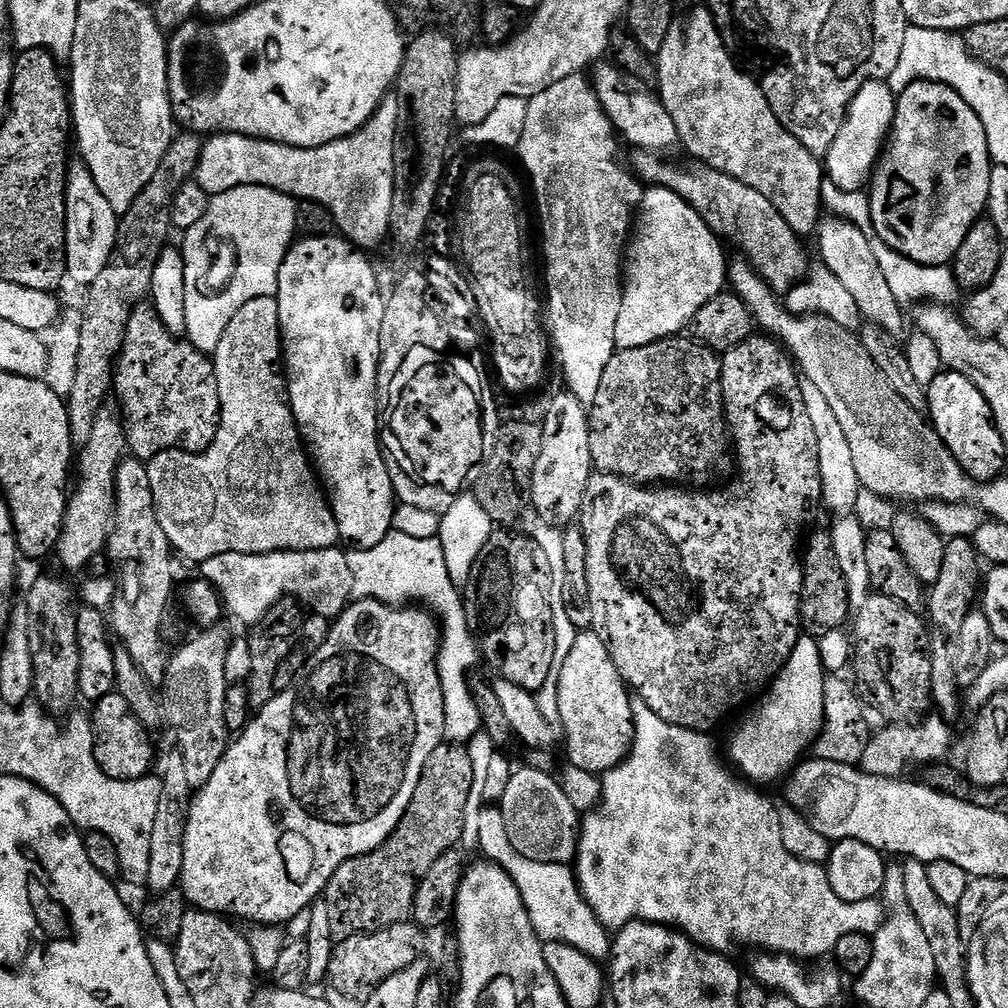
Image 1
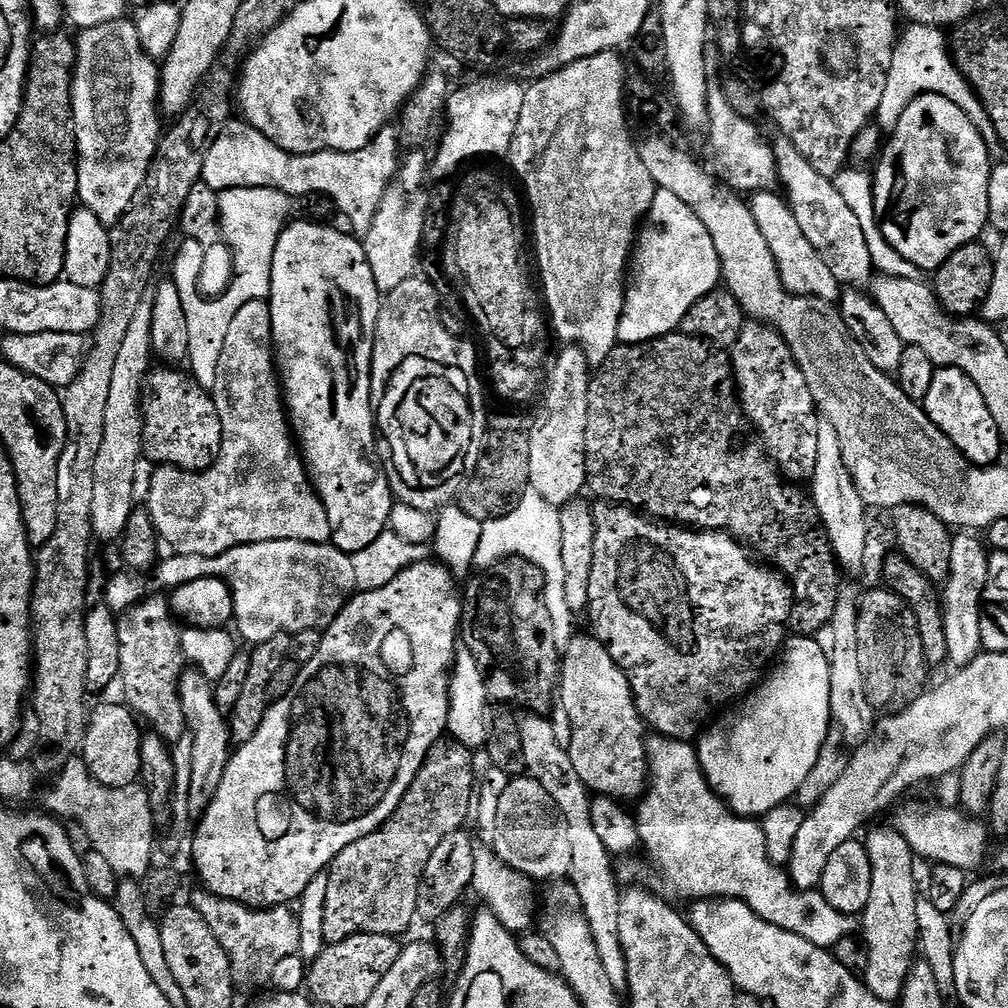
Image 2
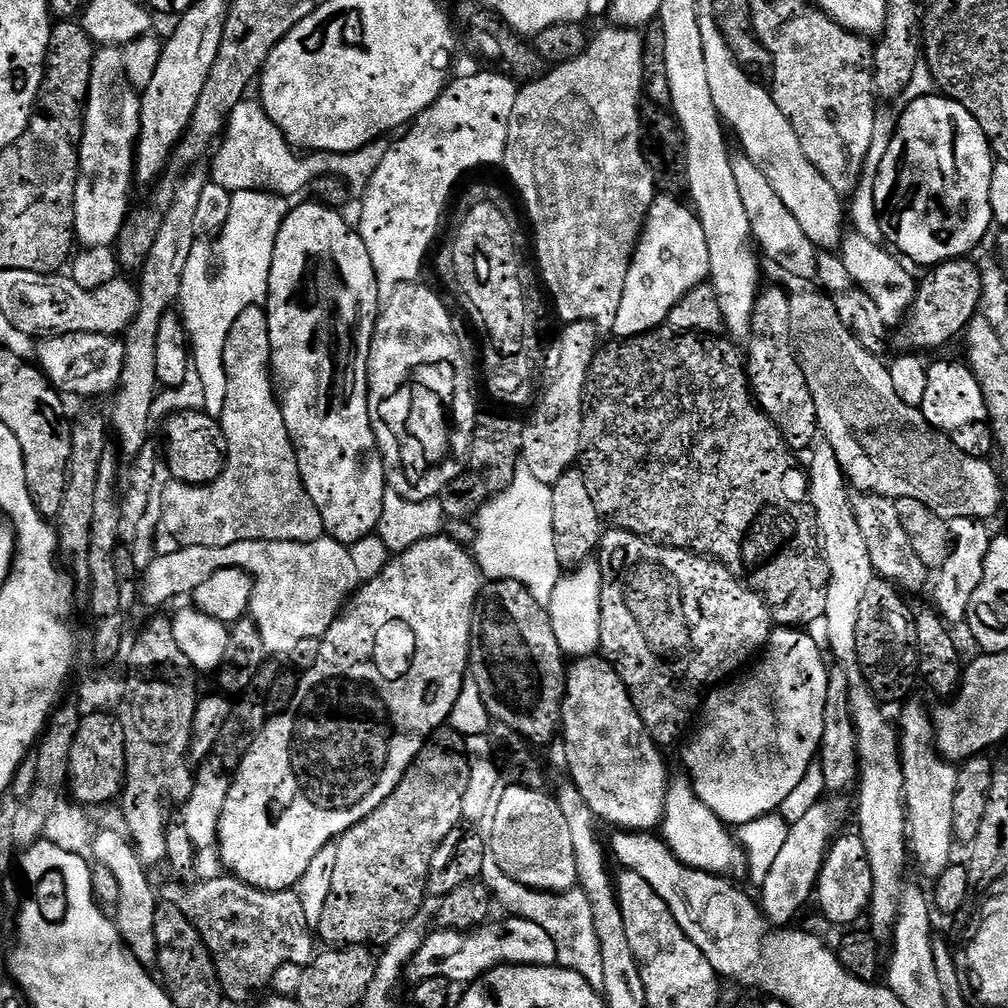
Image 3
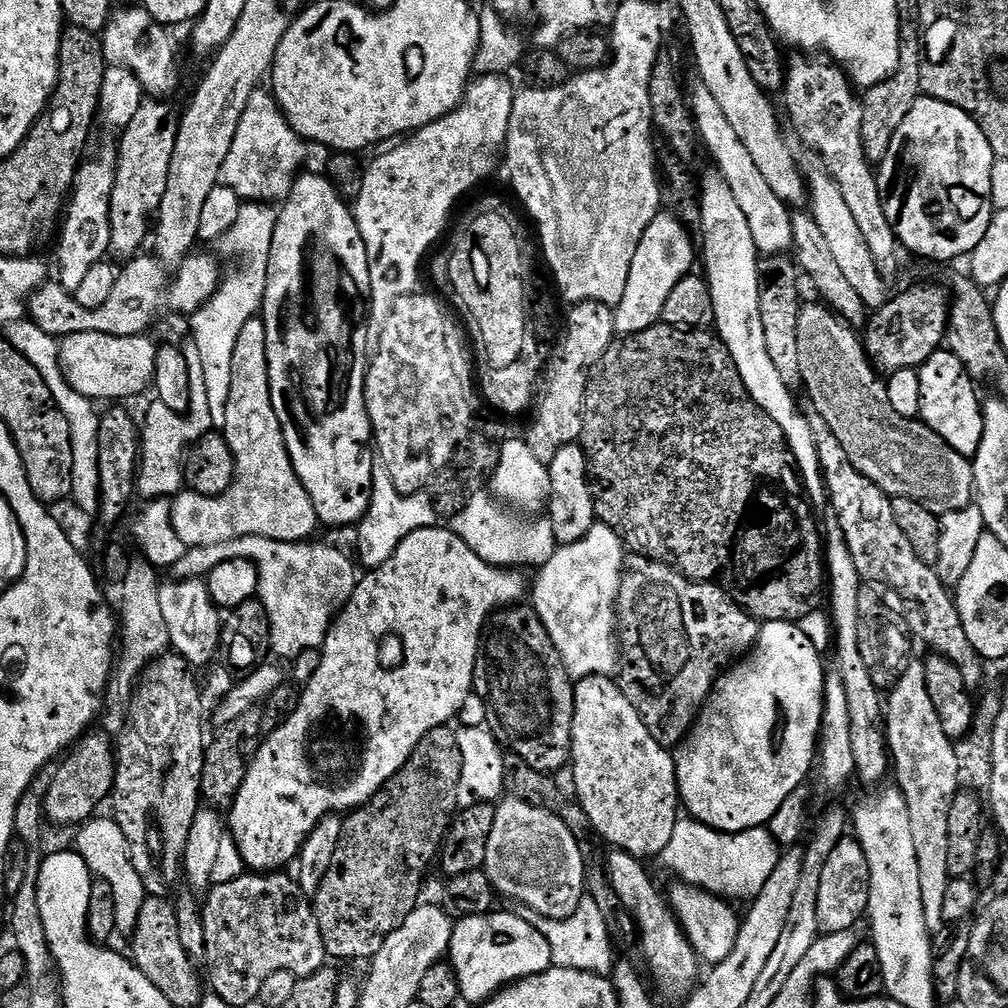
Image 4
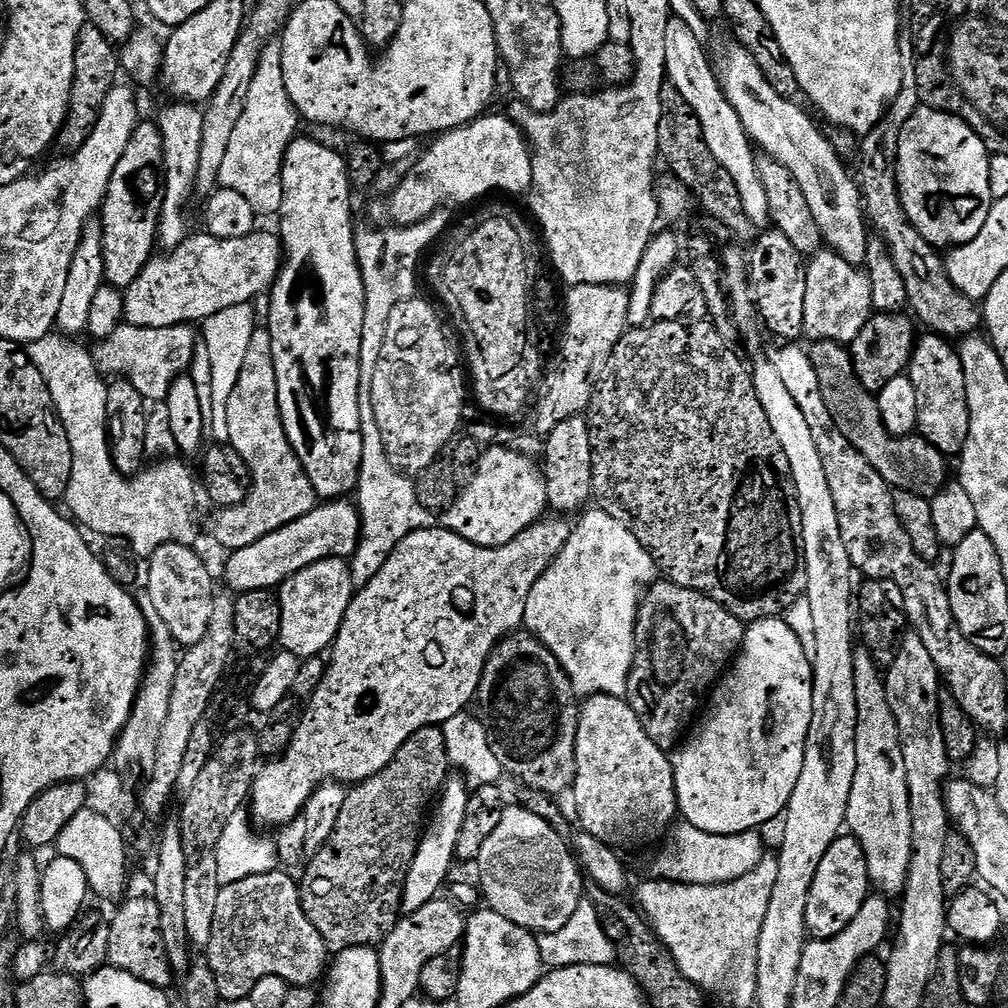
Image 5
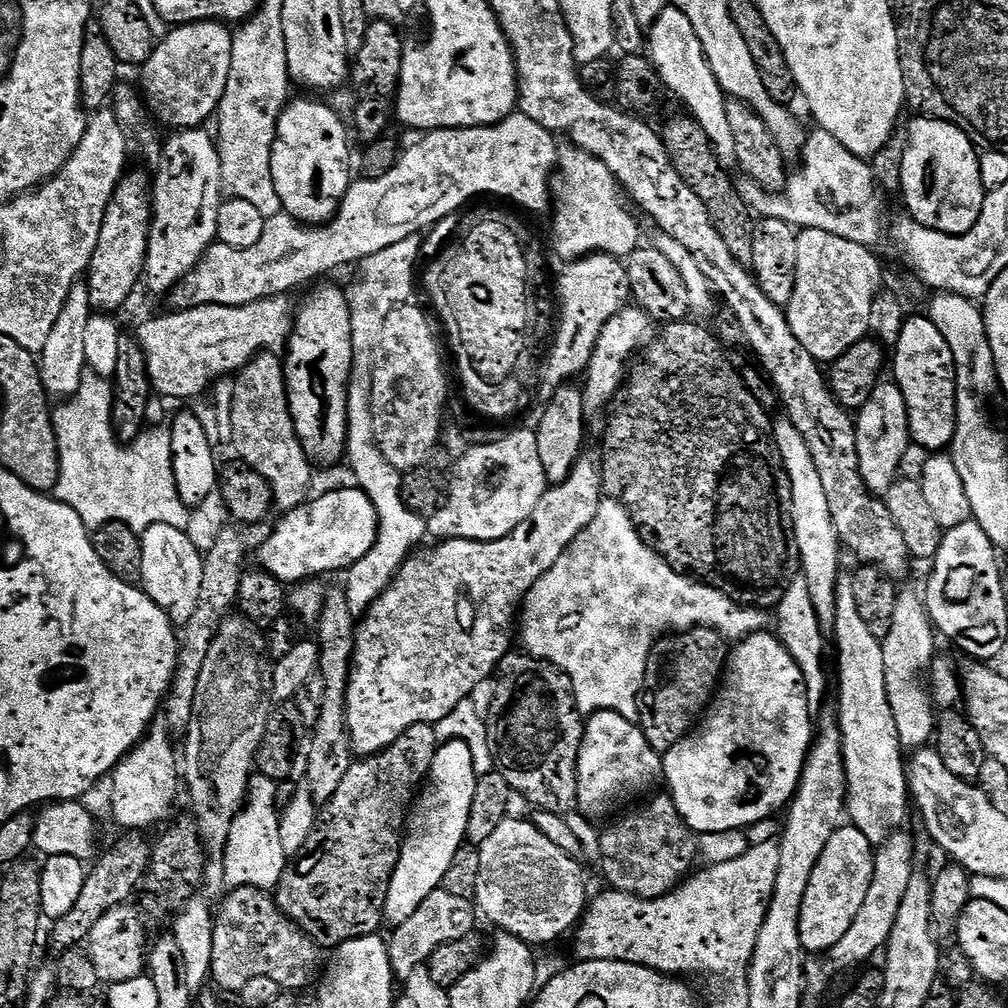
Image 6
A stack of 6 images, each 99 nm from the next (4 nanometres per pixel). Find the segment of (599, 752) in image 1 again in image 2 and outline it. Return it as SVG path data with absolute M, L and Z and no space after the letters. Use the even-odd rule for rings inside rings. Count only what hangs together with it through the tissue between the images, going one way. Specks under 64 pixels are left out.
M573 635L568 648L562 652L558 704L566 710L572 731L566 738L568 757L570 762L574 762L574 770L578 770L578 778L582 778L589 793L611 796L621 802L628 802L631 796L639 797L645 791L649 777L646 725L636 709L636 700L632 696L632 687L626 674L616 665L614 658L610 658L604 643L595 636Z

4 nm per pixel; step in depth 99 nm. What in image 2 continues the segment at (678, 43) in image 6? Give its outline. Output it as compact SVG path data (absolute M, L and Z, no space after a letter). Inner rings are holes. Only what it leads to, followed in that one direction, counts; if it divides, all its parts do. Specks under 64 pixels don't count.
M765 190L751 197L750 207L754 214L754 222L758 222L758 230L762 230L766 242L770 242L770 254L774 254L774 262L780 271L780 280L784 288L799 296L839 301L842 291L840 280L834 278L834 274L830 274L830 266L822 262L818 250L814 250L809 239L802 234L788 200L779 191Z

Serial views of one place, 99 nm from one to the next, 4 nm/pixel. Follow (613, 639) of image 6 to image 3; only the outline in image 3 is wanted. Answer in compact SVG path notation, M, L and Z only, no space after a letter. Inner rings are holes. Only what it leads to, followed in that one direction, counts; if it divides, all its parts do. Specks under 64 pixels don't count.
M585 562L569 574L561 575L553 600L546 607L558 638L560 651L568 658L593 655L600 648L600 603L602 602L602 574L599 563Z

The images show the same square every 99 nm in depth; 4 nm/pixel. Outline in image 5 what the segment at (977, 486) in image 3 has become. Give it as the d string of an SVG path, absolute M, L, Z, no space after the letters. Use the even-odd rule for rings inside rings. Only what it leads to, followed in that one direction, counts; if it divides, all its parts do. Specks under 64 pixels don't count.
M817 340L811 346L813 348L809 347L807 353L818 374L818 386L822 390L822 399L826 402L826 410L830 410L830 418L834 418L834 426L848 439L850 446L854 446L854 450L858 450L858 454L862 454L862 458L866 458L866 462L870 462L870 466L874 466L874 470L878 470L878 474L882 474L882 478L893 489L913 492L929 498L935 496L949 479L949 461L945 456L930 441L925 440L919 434L901 437L888 435L886 426L882 422L882 414L878 410L876 396L867 392L862 386L862 382L858 382L856 371L852 365L851 351L845 345L836 344L833 340Z

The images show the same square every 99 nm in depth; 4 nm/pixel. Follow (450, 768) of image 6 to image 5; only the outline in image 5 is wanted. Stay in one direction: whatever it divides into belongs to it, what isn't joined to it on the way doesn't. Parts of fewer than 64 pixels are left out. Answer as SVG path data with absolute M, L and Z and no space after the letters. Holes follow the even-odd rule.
M456 778L449 779L443 792L440 793L438 803L435 805L420 837L420 845L404 883L404 897L400 906L405 913L422 910L422 906L426 906L426 902L437 899L439 892L436 891L440 887L442 889L445 887L448 871L451 870L456 860L458 833L462 831L462 818L466 818L466 802L469 795L468 785L460 778L457 780Z

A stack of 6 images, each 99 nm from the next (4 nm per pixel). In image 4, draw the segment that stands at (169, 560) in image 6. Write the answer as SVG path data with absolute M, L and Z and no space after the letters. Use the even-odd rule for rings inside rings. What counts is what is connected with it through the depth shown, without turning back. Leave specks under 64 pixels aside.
M173 579L171 583L164 582L160 586L163 617L166 618L171 647L183 660L187 660L189 665L211 665L214 660L212 655L218 652L222 644L221 609L217 608L216 603L210 598L208 585L203 579Z

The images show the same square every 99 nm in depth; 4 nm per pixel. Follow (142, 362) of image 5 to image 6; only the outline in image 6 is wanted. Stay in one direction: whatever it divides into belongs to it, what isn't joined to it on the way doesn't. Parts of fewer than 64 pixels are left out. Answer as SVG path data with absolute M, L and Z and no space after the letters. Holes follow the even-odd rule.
M287 295L271 296L246 306L199 304L197 308L172 310L169 316L156 316L146 321L138 331L138 339L146 354L148 377L153 389L172 400L192 400L207 388L209 391L217 380L239 373L260 352L283 349L292 335L294 323L294 304L288 299Z

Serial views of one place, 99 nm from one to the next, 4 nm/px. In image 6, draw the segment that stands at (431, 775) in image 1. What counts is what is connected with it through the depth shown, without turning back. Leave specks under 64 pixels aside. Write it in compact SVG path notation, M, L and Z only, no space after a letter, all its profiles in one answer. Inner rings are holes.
M415 724L410 726L390 747L377 751L375 754L368 754L365 760L357 759L346 771L346 776L342 778L338 790L334 791L334 796L330 798L327 804L323 805L322 815L317 819L310 838L302 846L300 853L287 865L281 876L280 883L274 889L274 897L280 911L284 913L287 919L292 920L308 935L314 943L321 949L333 950L340 944L348 942L351 939L362 938L363 936L374 936L381 931L380 924L385 923L384 907L386 906L386 894L390 886L390 878L394 874L394 866L398 866L400 857L400 846L404 842L406 835L406 821L410 815L410 809L414 803L414 797L418 789L425 783L428 771L432 765L432 759L436 753L438 743L435 738L435 730L430 724Z

